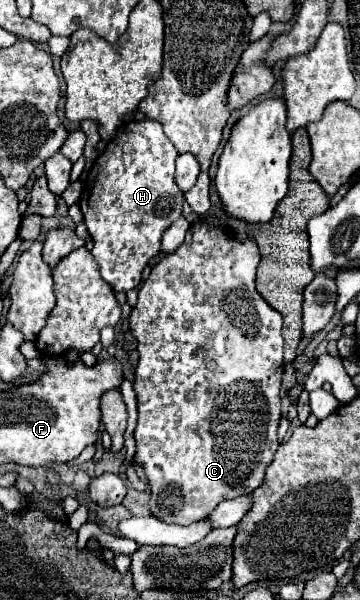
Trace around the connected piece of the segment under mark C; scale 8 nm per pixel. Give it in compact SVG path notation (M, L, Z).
M197 220L189 232L185 242L179 246L177 252L163 256L159 264L153 266L149 278L139 288L137 306L131 312L131 332L137 338L139 350L139 364L135 370L135 394L137 394L137 410L139 420L135 428L135 442L137 442L137 464L145 470L147 484L151 488L149 510L153 516L167 524L187 526L197 520L207 518L215 506L231 496L239 496L239 492L253 492L263 484L265 470L271 464L277 452L277 426L281 420L281 374L283 374L283 336L281 336L281 314L271 308L255 288L255 268L261 260L259 248L255 242L239 242L231 238L225 228L209 226L205 220Z

